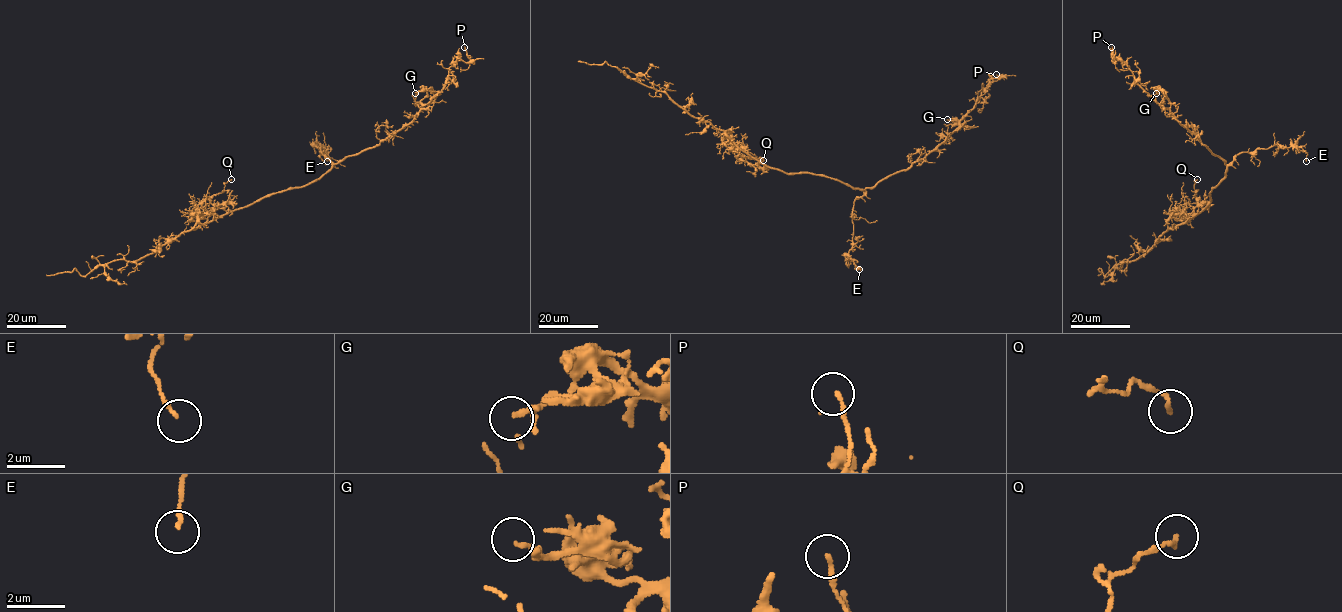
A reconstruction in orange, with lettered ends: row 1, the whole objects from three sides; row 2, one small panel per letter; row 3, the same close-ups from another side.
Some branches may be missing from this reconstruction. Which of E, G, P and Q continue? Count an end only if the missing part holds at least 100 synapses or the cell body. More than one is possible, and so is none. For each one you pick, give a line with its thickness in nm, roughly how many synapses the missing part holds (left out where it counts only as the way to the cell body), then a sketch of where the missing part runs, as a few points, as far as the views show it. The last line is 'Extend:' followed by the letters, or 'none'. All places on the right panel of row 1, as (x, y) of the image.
Extend: none

